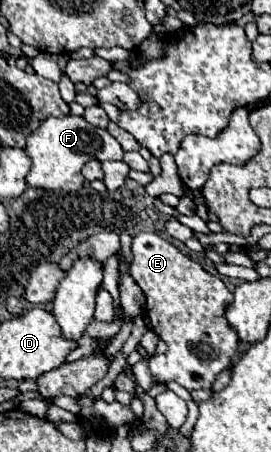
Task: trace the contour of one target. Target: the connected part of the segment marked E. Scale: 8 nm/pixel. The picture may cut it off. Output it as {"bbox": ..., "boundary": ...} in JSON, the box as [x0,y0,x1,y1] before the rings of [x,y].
{"bbox":[131,232,239,390],"boundary":[[[141,232],[131,244],[131,276],[145,294],[145,316],[151,330],[167,344],[163,356],[151,356],[149,369],[159,382],[175,380],[187,390],[209,390],[215,376],[237,354],[239,336],[225,312],[233,302],[227,286],[185,256],[157,232]]]}

